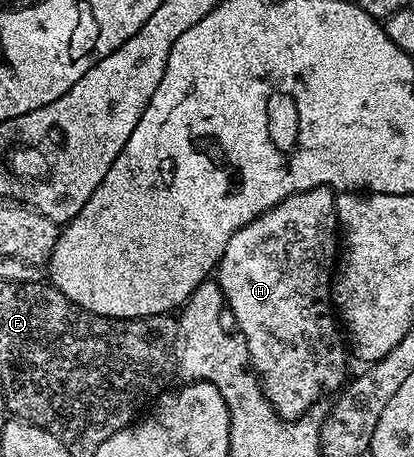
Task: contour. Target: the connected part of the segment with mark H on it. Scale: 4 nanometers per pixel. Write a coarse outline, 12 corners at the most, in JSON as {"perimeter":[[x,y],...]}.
{"perimeter":[[333,190],[282,199],[214,273],[297,421],[346,381]]}

